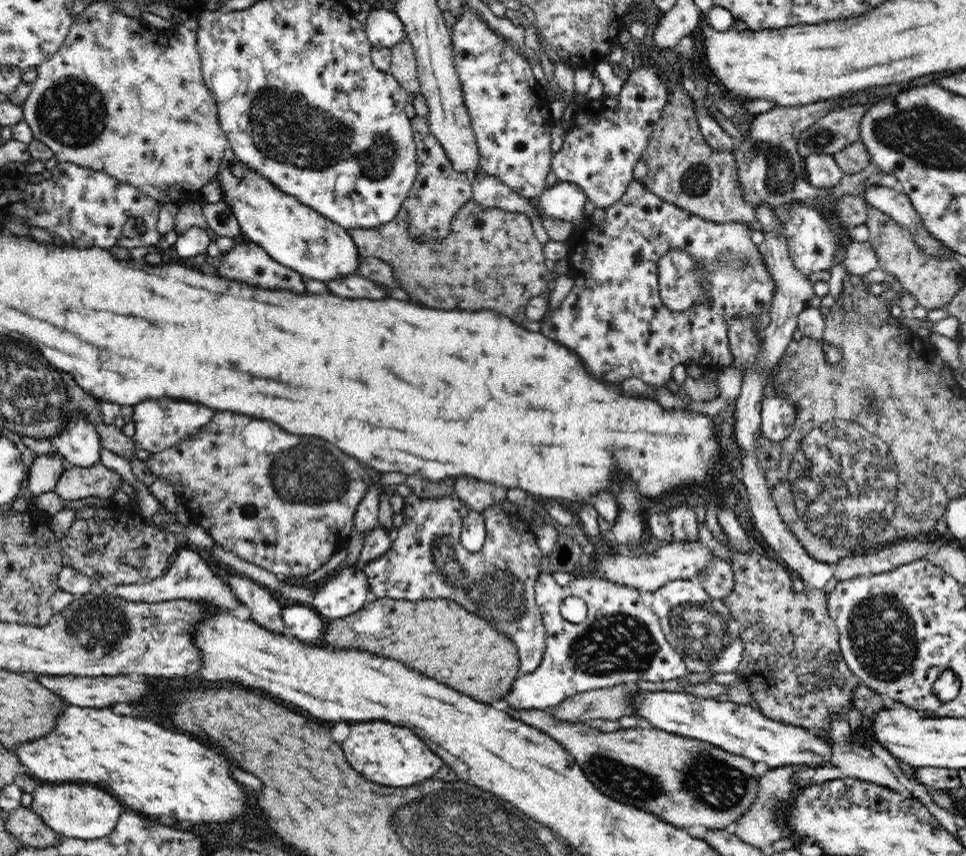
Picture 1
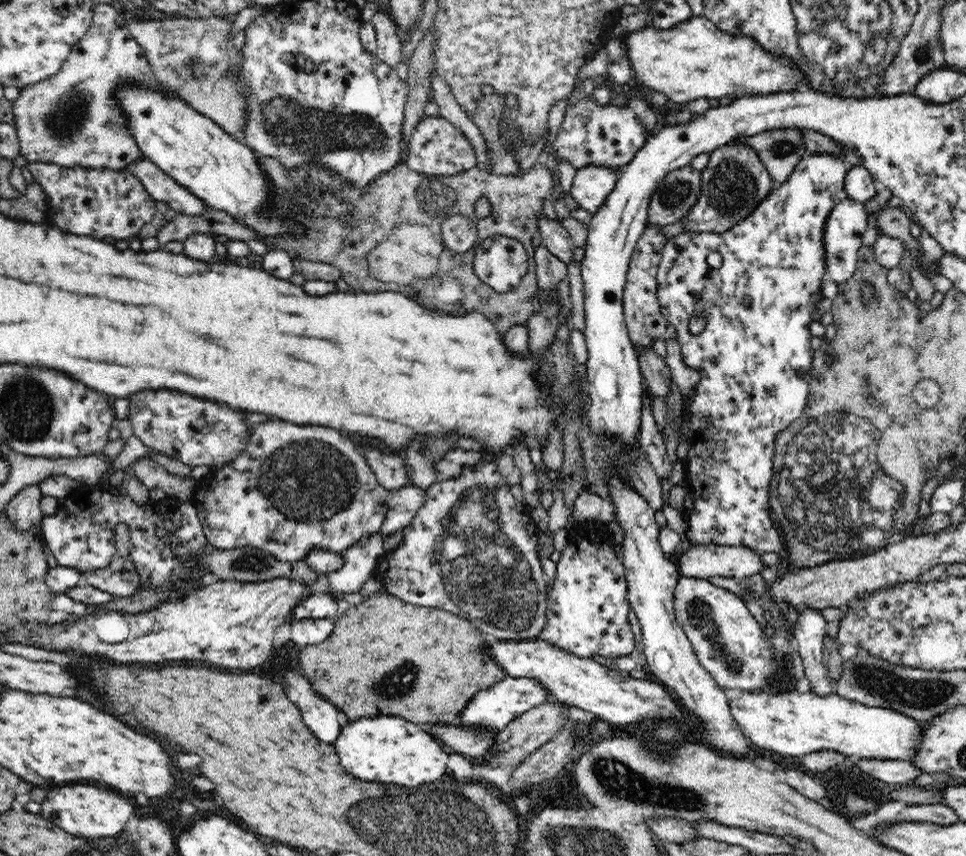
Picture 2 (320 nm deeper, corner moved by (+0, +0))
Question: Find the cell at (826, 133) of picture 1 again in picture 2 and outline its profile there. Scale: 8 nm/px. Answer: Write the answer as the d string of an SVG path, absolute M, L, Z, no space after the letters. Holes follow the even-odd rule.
M770 129L734 141L743 142L754 150L776 184L783 183L797 162L809 154L799 129Z

